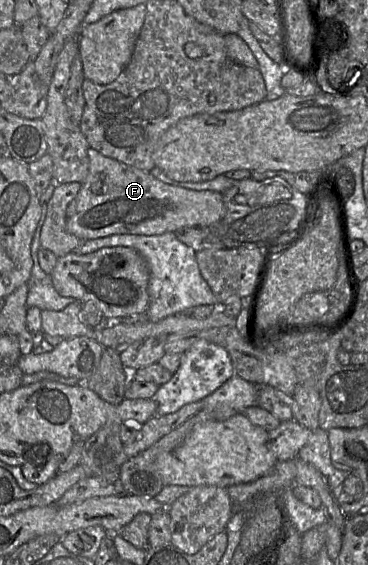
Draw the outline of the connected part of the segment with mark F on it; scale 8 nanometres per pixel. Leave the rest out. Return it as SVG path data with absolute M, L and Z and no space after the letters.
M89 147L87 151L89 169L81 189L66 211L66 229L82 241L103 238L115 234L160 235L181 228L207 228L220 221L226 213L221 193L195 191L165 184L150 172L137 169L115 159L106 157Z

